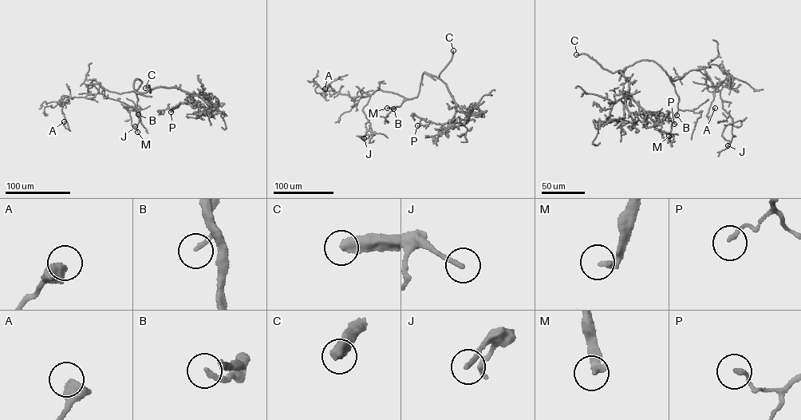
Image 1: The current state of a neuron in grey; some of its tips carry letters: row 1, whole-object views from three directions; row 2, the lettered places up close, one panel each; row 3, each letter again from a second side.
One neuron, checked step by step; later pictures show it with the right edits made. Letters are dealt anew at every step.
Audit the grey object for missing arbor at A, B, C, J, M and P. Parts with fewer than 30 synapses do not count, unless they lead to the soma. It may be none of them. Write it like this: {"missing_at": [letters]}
{"missing_at": ["B", "C", "M"]}

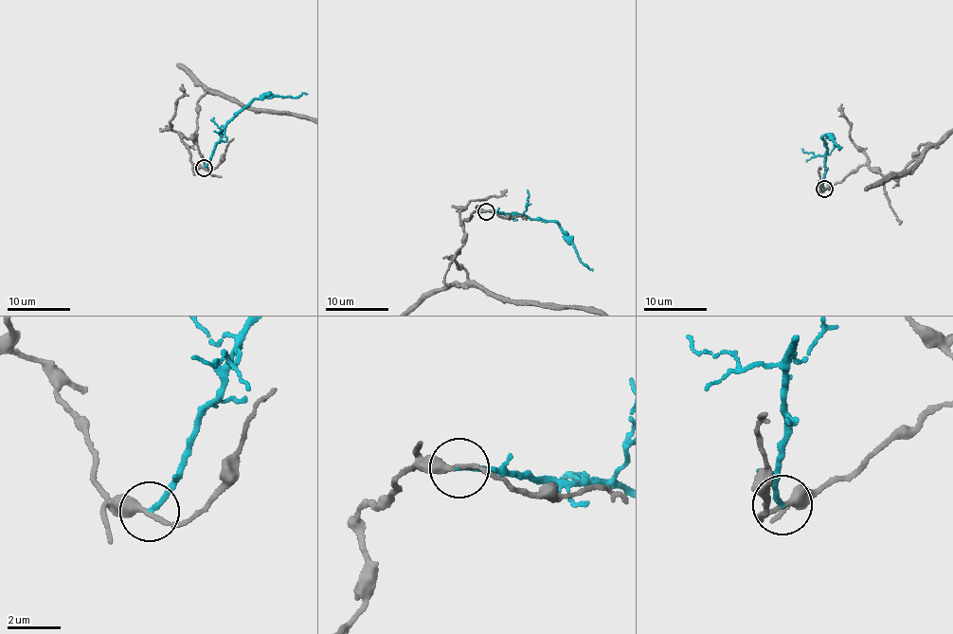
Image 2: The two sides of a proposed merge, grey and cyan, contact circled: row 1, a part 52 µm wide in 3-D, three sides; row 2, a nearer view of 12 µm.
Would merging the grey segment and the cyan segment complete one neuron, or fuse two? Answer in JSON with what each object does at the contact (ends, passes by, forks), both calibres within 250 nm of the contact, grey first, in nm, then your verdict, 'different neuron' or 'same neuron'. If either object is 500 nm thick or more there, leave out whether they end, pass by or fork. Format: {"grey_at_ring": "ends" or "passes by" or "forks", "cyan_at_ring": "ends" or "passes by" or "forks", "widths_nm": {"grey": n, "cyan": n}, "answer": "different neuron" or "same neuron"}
{"grey_at_ring": "passes by", "cyan_at_ring": "ends", "widths_nm": {"grey": 240, "cyan": 180}, "answer": "different neuron"}

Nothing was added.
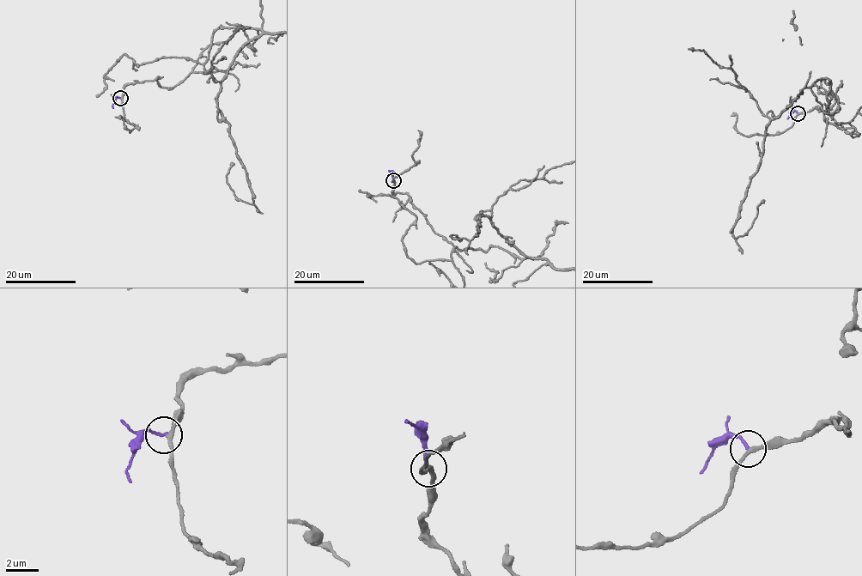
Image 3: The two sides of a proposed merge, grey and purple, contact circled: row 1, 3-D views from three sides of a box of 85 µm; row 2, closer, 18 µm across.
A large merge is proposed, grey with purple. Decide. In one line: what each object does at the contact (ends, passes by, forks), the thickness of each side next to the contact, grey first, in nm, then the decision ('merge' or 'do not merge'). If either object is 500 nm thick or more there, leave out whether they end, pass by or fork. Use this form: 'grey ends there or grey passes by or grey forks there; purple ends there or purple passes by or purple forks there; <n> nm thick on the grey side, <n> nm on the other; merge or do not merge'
grey passes by; purple ends there; 220 nm thick on the grey side, 160 nm on the other; merge

